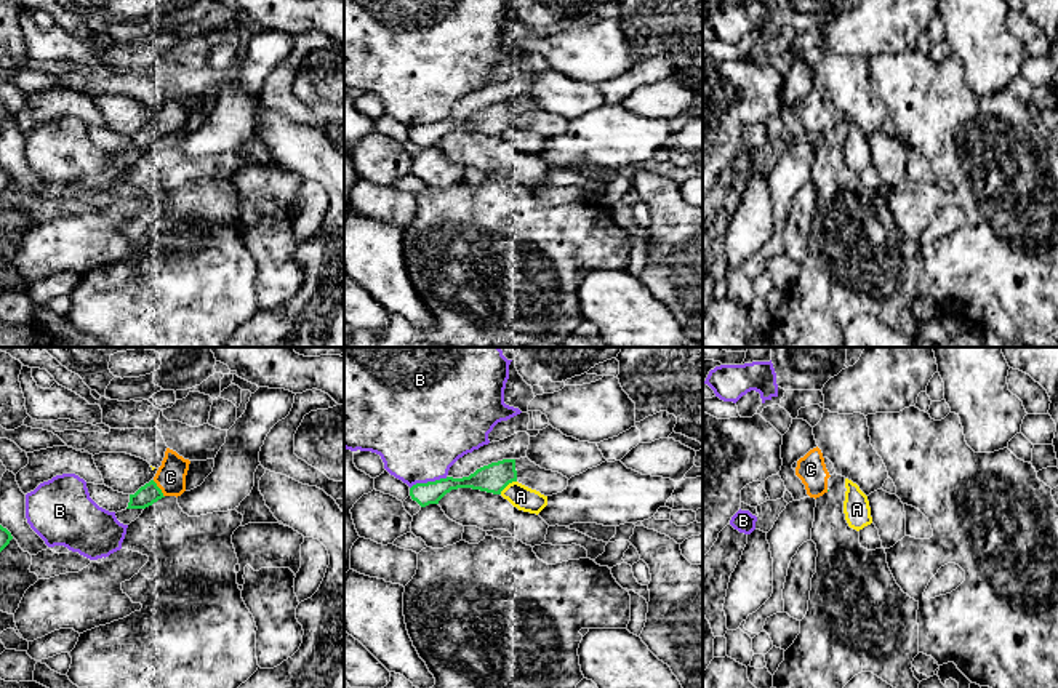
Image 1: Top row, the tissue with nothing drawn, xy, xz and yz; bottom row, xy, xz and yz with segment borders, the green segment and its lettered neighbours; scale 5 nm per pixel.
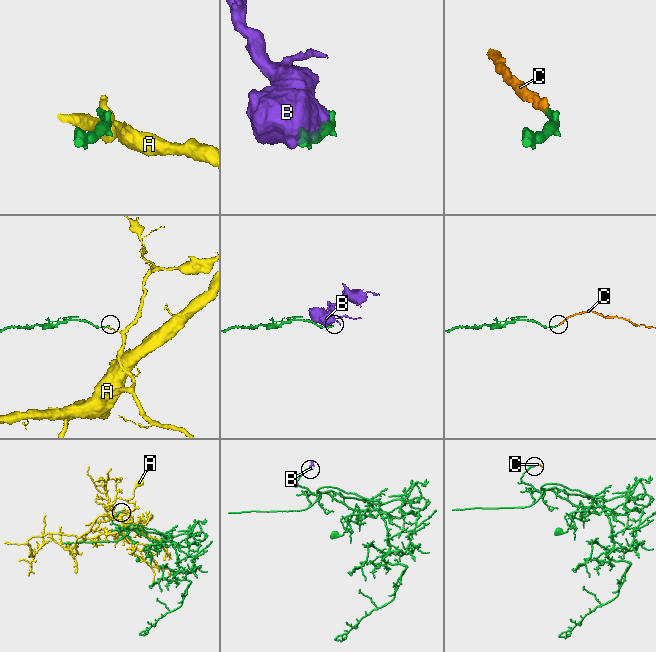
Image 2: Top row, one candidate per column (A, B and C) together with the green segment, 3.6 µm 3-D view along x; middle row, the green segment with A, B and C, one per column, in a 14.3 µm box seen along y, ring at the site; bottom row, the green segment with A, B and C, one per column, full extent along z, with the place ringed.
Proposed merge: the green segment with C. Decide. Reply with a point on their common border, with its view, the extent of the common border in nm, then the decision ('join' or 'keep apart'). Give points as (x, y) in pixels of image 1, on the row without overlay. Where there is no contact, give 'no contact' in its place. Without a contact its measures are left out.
contact xy (159, 130); length 110 nm; join

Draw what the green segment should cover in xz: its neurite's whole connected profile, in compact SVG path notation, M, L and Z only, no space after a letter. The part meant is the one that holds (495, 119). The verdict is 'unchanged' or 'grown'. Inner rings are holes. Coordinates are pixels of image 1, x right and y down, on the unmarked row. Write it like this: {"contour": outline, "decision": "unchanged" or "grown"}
{"contour": "M503 101L477 110L469 118L447 118L435 123L416 125L410 130L410 138L421 149L426 149L429 146L439 146L439 142L451 131L472 130L501 136L512 123L517 123L515 101Z", "decision": "unchanged"}

